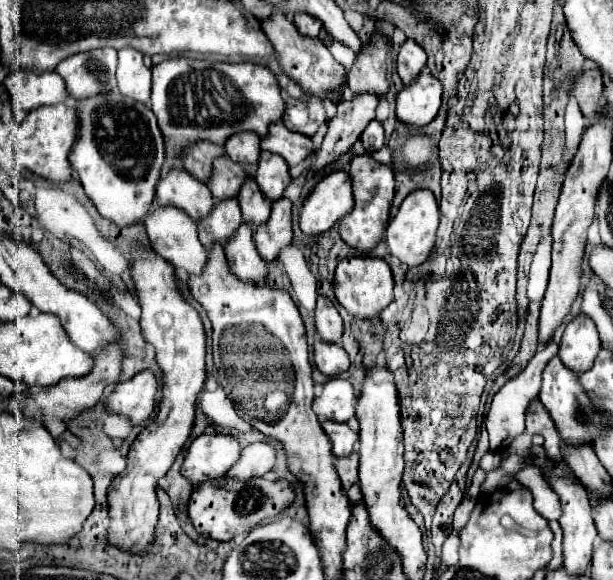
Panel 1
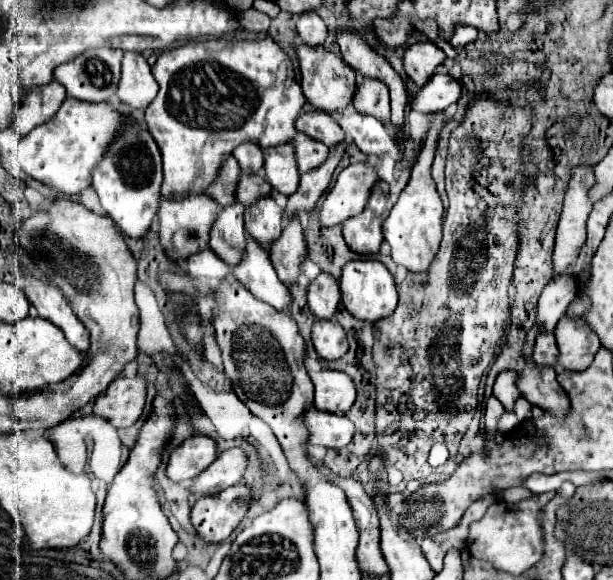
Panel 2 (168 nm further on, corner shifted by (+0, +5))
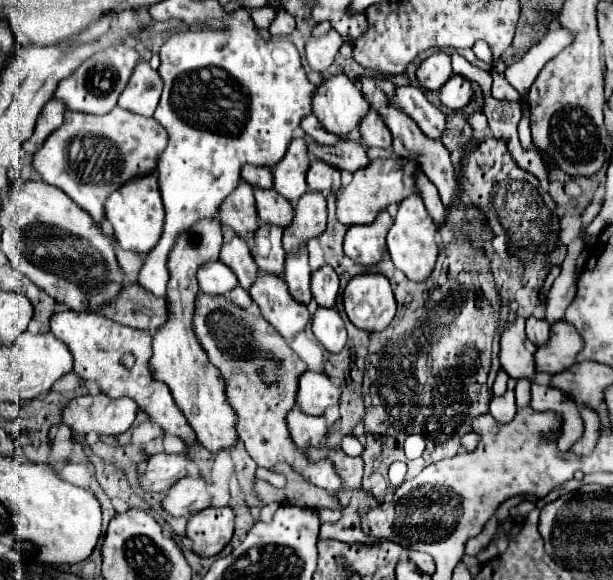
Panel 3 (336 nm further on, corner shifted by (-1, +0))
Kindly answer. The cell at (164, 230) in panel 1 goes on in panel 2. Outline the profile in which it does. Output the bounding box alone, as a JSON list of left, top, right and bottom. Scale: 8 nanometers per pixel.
[182,249,230,279]

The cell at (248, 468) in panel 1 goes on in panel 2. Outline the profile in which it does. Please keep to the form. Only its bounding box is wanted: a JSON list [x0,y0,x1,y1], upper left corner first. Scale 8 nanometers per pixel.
[192,447,248,497]

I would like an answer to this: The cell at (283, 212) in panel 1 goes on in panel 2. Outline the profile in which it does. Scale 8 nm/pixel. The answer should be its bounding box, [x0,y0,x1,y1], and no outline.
[270,215,306,285]

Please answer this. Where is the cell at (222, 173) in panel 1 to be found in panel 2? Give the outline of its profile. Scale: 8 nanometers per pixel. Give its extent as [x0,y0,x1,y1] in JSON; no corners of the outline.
[236,173,272,207]

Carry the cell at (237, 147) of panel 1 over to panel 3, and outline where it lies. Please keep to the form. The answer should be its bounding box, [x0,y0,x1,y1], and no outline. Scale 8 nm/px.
[241,166,273,188]

